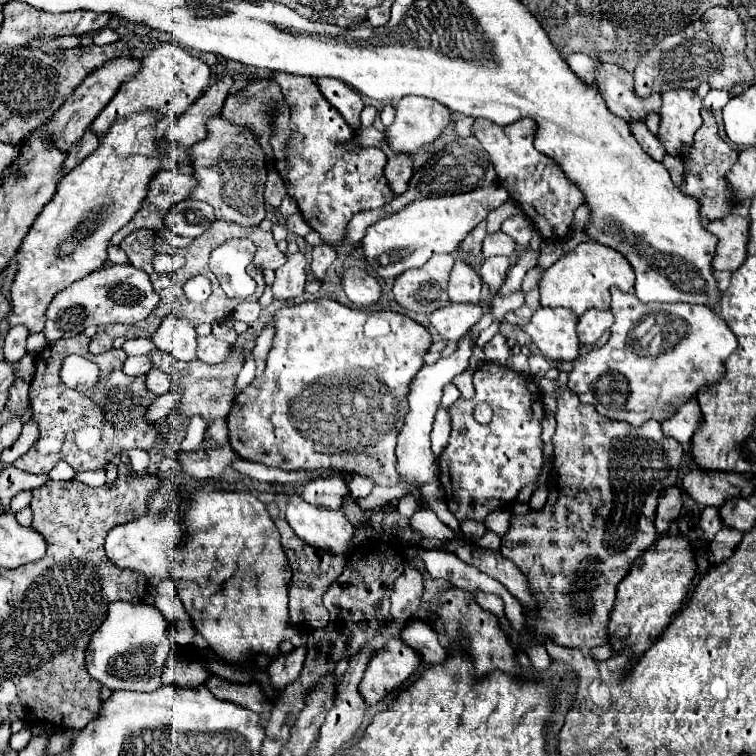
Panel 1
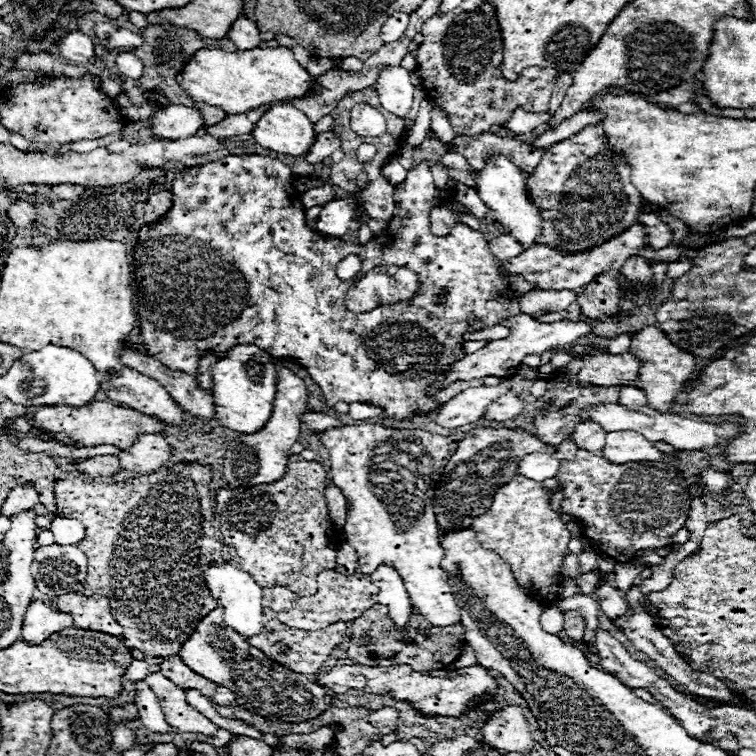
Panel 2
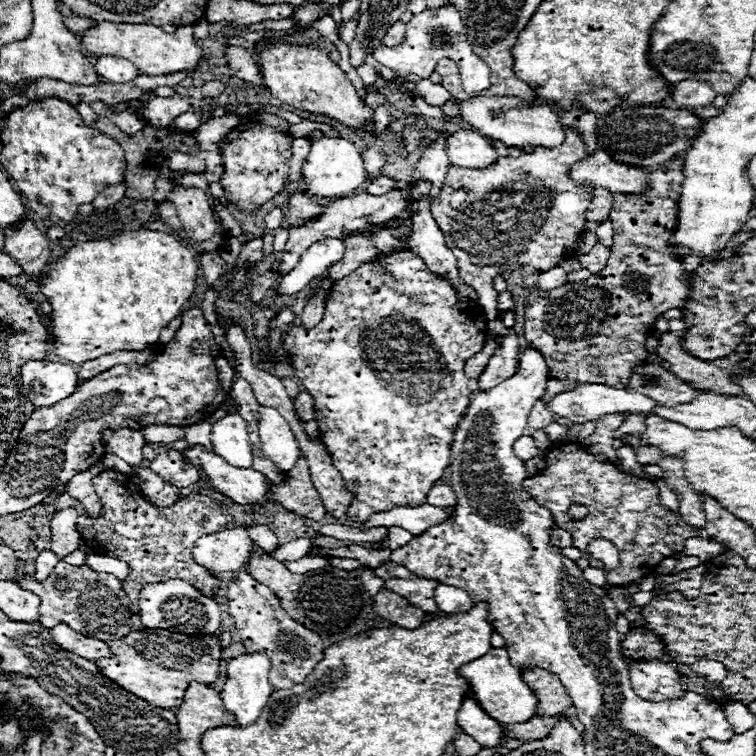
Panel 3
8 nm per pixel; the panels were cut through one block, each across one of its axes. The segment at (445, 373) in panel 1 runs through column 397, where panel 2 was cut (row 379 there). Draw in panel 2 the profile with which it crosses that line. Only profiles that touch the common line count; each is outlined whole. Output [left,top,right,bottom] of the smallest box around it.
[446,314,592,382]

